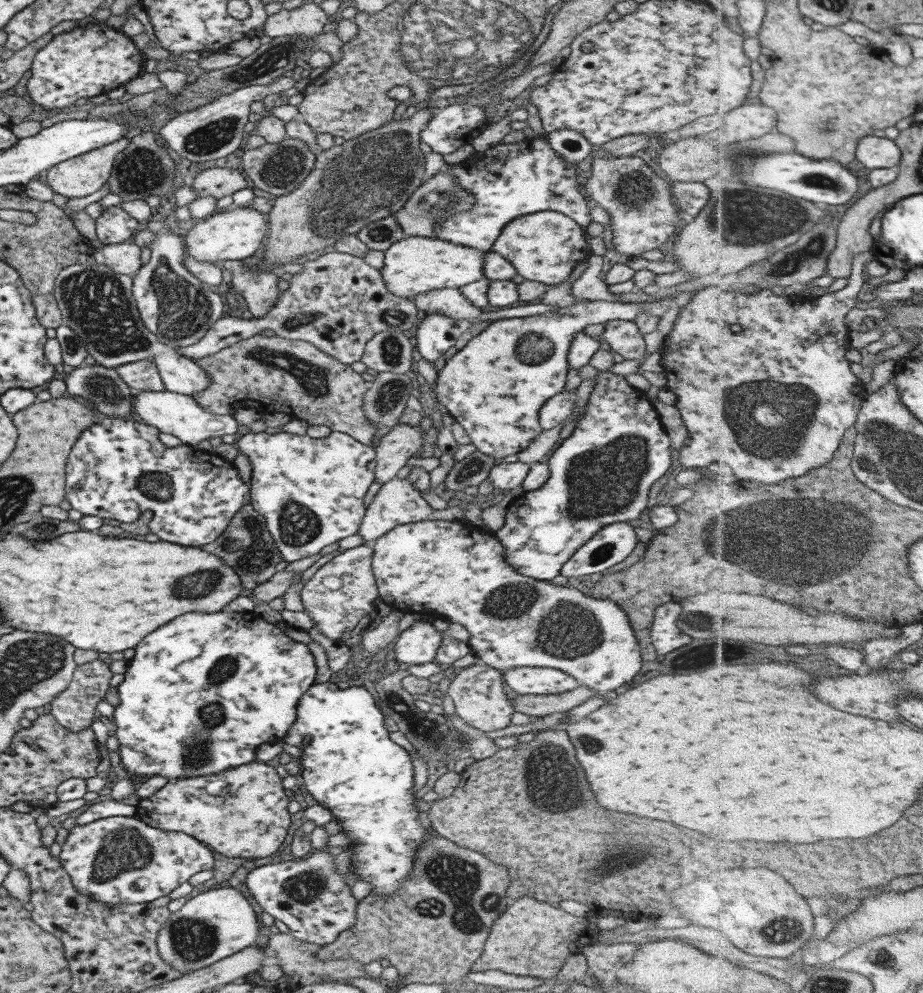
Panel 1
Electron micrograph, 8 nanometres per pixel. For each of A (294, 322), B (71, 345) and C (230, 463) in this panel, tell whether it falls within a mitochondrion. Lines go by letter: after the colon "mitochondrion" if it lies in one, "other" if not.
A: mitochondrion
B: mitochondrion
C: other

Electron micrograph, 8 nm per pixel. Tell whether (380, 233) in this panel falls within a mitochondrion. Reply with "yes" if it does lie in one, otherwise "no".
yes

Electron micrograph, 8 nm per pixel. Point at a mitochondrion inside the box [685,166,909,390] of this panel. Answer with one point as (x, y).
(737, 218)

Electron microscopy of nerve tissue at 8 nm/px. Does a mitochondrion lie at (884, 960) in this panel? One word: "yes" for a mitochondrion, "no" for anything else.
no

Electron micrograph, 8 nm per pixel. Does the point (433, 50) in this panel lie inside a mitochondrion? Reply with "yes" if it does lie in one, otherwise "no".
yes

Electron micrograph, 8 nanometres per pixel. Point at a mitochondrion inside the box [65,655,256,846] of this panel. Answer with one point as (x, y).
(197, 753)

